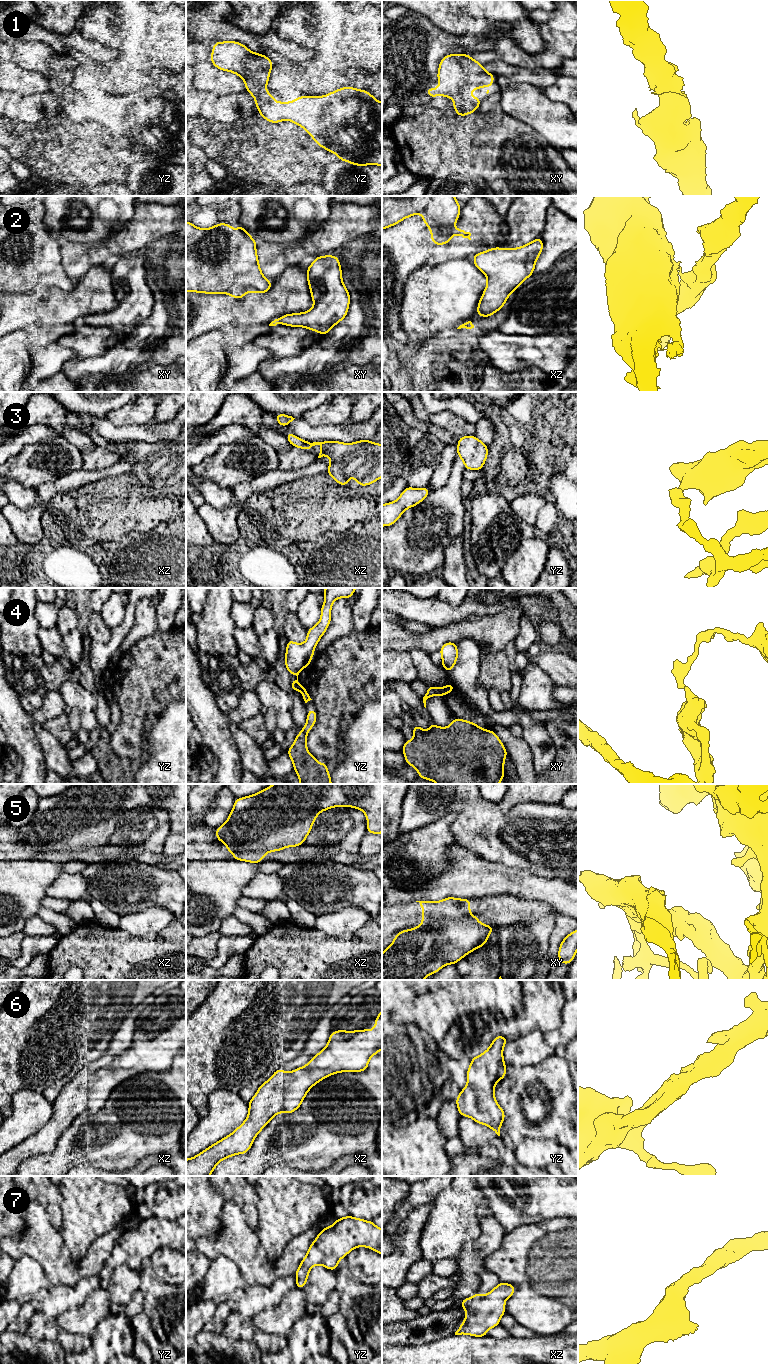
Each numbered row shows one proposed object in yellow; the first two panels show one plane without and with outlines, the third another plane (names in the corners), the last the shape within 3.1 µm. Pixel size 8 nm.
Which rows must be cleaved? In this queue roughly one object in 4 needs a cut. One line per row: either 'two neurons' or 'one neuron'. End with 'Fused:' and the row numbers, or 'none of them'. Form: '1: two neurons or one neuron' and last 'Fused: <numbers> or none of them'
1: one neuron
2: two neurons
3: one neuron
4: two neurons
5: two neurons
6: one neuron
7: one neuron
Fused: 2, 4, 5

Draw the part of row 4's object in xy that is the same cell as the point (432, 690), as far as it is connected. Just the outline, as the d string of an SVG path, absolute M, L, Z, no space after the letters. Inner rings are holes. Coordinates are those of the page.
M429 686L425 696L423 697L424 707L426 708L426 700L434 695L438 695L444 697L446 695L446 691L444 688L436 687L436 686Z

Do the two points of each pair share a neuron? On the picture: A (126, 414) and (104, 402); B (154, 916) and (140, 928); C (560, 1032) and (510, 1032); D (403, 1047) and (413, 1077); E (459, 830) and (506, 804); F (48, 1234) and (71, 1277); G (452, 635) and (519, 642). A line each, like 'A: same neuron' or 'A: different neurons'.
A: different neurons
B: same neuron
C: different neurons
D: same neuron
E: different neurons
F: same neuron
G: different neurons

